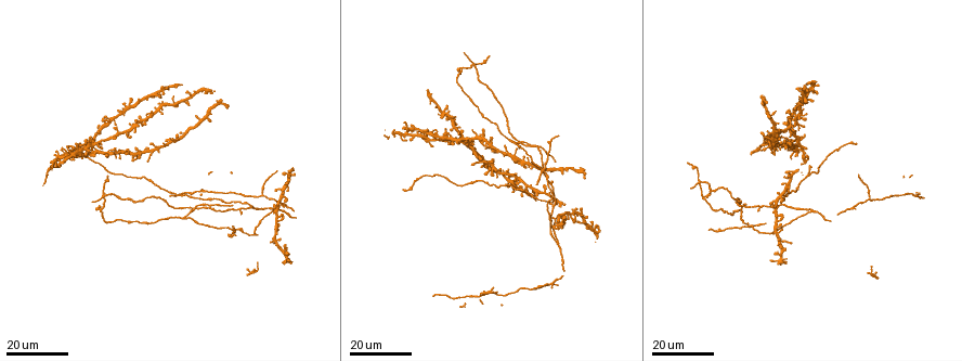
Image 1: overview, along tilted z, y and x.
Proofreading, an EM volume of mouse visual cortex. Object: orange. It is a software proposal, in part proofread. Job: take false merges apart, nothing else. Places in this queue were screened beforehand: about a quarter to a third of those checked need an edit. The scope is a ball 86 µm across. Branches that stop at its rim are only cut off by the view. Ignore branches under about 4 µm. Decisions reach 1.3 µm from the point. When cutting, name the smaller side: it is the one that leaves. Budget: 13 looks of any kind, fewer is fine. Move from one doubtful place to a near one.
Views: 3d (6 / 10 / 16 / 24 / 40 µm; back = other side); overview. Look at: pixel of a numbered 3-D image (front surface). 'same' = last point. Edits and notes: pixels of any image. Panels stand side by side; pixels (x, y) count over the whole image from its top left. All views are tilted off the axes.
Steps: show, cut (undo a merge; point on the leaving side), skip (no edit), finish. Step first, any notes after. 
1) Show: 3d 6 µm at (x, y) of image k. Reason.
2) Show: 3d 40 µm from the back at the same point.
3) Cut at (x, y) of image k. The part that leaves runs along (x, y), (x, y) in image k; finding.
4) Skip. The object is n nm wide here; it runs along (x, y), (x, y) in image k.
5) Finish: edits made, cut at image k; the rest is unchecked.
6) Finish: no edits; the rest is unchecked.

Show: 3d 24 µm at (544, 171) of image 1. Looks like a crossing.

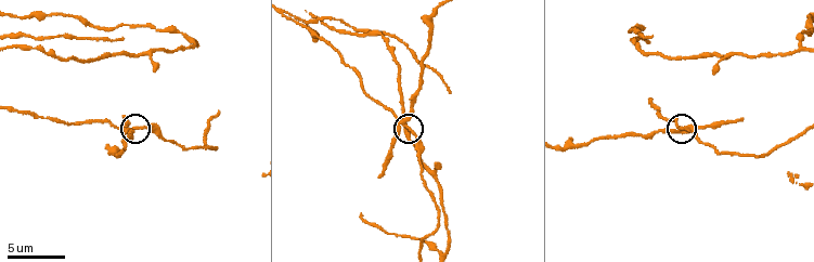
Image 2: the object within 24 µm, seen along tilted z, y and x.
Show: 3d 6 µm at (678, 132) of image 2.

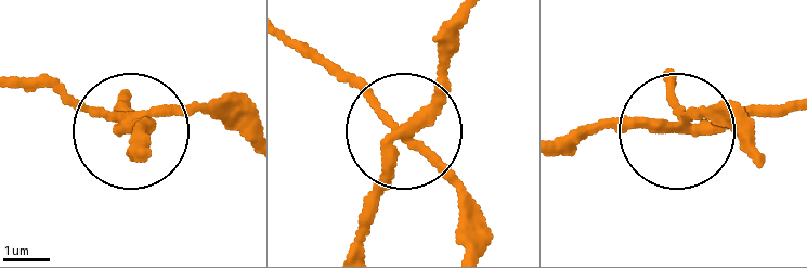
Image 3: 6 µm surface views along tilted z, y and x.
Cut at (374, 193) of image 3. The object is 240 nm wide here; the part that leaves runs along (402, 135), (456, 13) in image 3; two neurons meet here.

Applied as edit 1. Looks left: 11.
Show: overview.

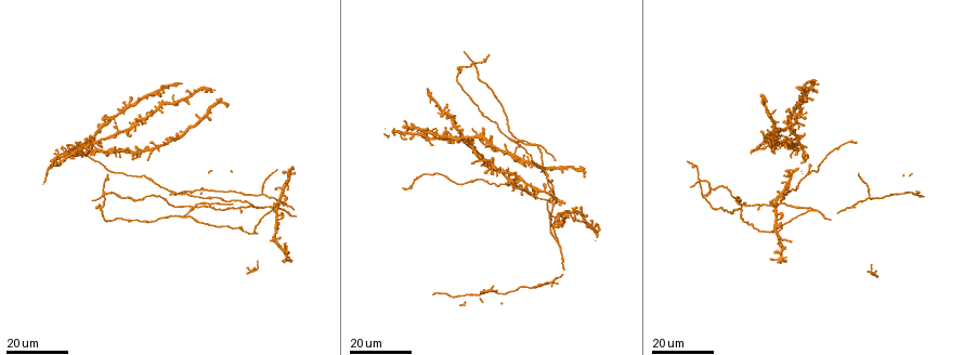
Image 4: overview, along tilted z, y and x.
Show: 3d 24 µm at (247, 201) of image 4. Thin arm on a thick one.

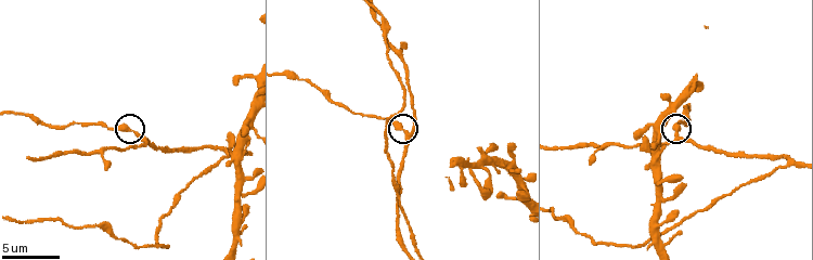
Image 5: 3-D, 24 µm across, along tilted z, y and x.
Show: 3d 10 µm at (678, 133) of image 5.

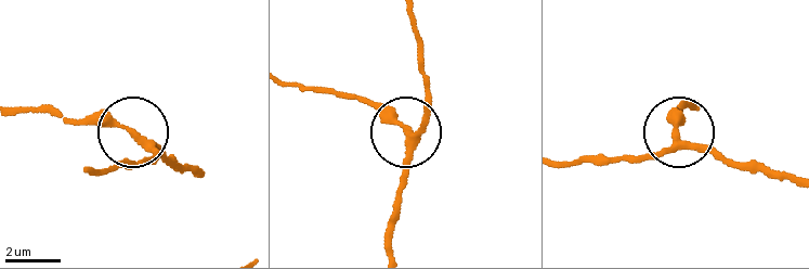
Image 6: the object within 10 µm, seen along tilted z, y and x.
Skip. 3 arms meet here; it runs along (693, 101), (669, 119), (677, 135), (634, 162) in image 6; all the same neuron.

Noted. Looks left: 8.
Show: 3d 16 µm at (224, 190) of image 4.

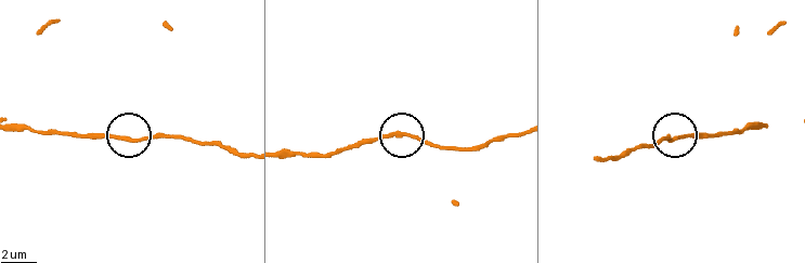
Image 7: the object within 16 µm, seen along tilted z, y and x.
Show: 3d 10 µm at (386, 134) of image 7. Closer look.

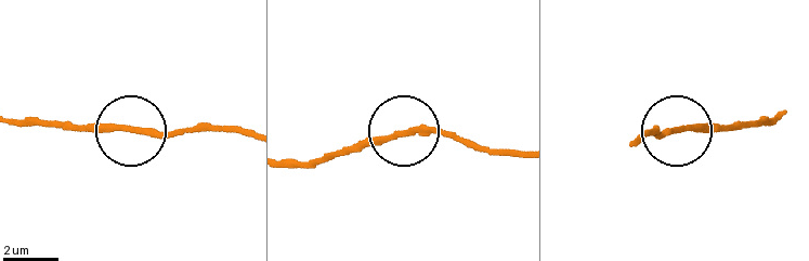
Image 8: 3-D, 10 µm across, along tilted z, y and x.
Skip. It runs along (522, 154), (487, 153), (430, 130), (399, 129), (338, 148) in image 8; continuous, no second neuron.

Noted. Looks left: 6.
Show: 3d 10 µm at (787, 164) of image 5. Side arm on a straight run.

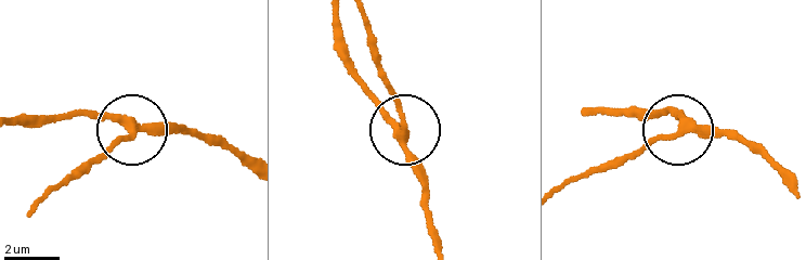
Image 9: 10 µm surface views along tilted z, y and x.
Show: 3d 6 µm at (133, 128) of image 9.

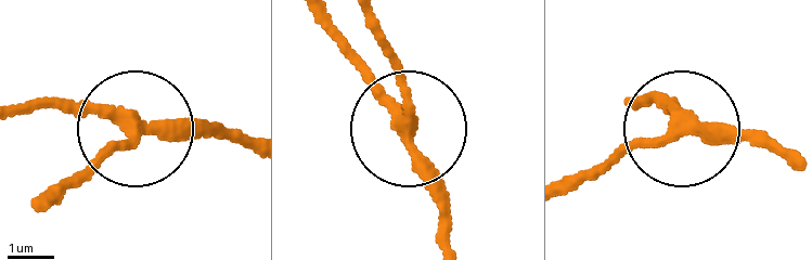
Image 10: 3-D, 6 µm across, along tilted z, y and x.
Skip. It runs along (642, 95), (669, 100), (696, 126), (756, 130) in image 10; one neuron here.

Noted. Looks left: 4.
Show: 3d 10 µm at (289, 13) of image 2. Three-way junction.

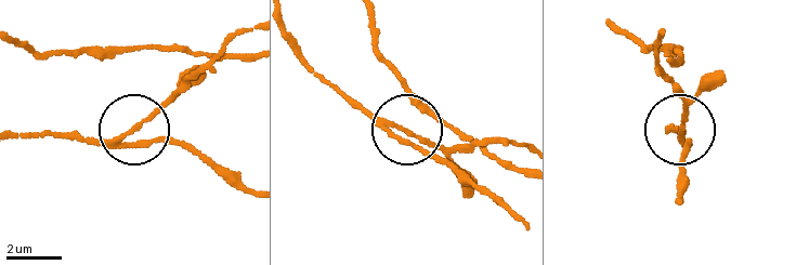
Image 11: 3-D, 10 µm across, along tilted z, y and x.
Cut at (142, 119) of image 11. The object is 140 nm wide here; the part that leaves runs along (108, 138), (162, 110), (220, 49), (252, 30) in image 11; a second neuron is stuck on.

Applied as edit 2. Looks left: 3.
Finish: edits made, cut at image 3, cut at image 11; the rest is unchecked.

